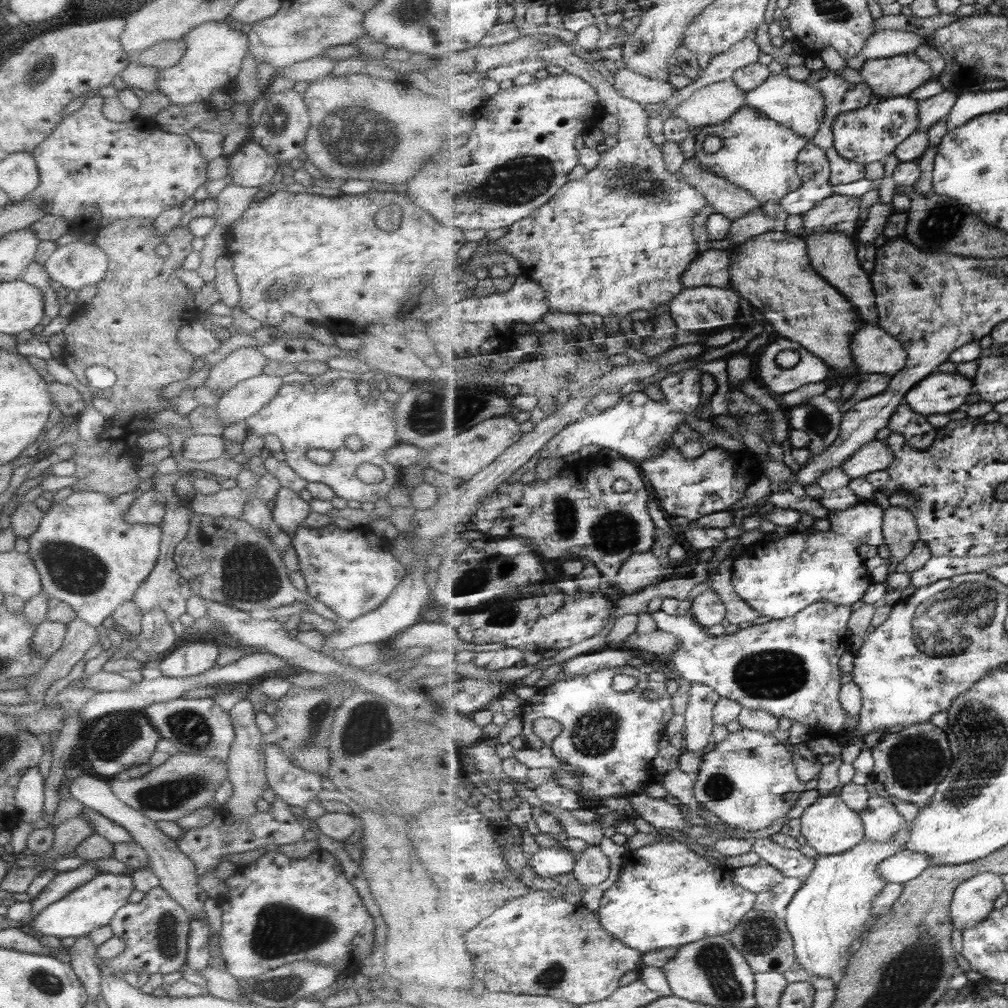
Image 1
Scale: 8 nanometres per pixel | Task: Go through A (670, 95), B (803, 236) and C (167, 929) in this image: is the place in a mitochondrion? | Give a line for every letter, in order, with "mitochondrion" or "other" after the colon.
A: other
B: other
C: mitochondrion

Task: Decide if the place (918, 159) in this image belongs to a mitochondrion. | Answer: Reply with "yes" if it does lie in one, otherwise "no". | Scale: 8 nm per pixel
no

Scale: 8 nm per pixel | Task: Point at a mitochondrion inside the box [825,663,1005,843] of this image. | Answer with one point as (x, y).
(914, 762)

